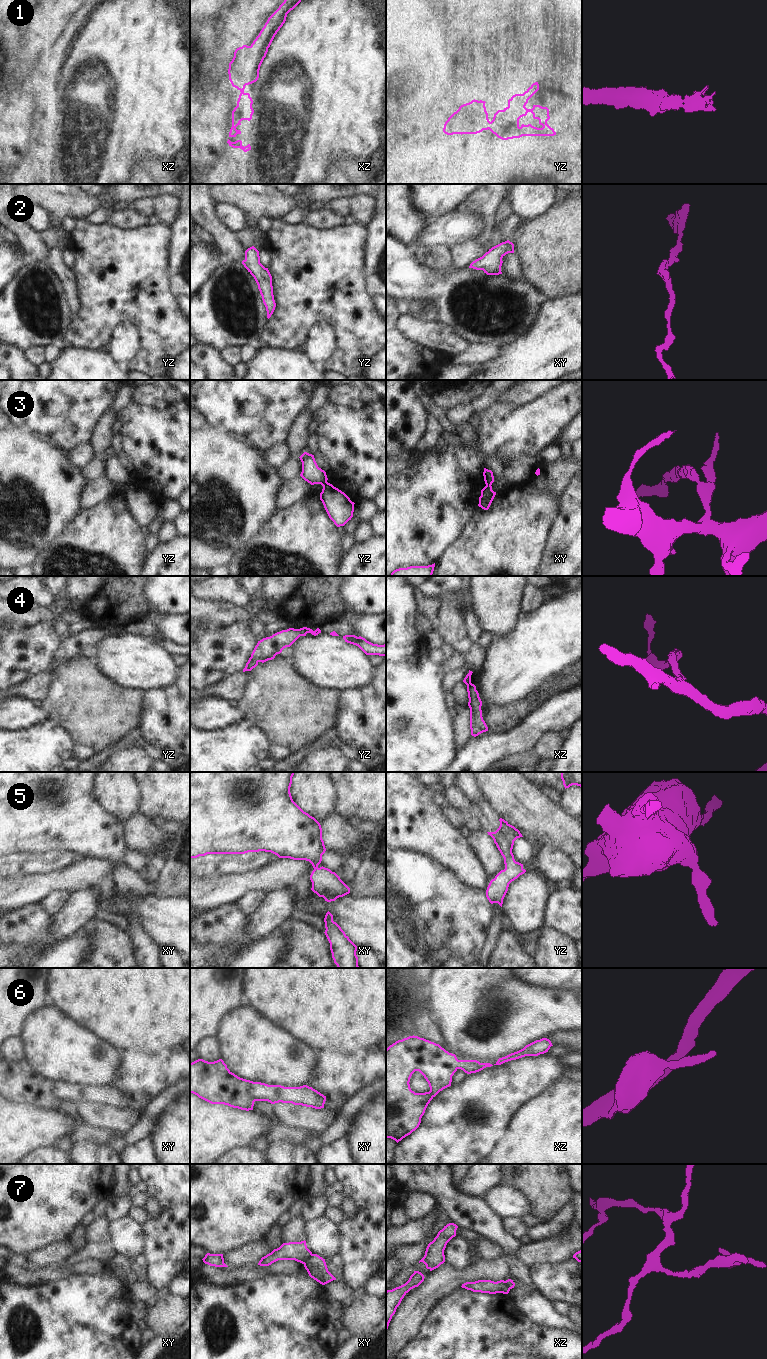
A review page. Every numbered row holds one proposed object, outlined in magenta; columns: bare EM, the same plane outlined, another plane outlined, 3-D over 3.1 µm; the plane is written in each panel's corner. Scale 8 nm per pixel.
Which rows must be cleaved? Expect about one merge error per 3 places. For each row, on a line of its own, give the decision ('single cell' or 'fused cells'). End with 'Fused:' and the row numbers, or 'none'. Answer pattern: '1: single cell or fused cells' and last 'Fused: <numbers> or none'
1: single cell
2: single cell
3: fused cells
4: single cell
5: single cell
6: single cell
7: fused cells
Fused: 3, 7

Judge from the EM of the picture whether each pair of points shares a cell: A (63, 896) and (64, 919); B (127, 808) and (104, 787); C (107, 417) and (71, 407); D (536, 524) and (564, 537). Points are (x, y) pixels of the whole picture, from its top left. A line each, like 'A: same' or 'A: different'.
A: different
B: same
C: different
D: different

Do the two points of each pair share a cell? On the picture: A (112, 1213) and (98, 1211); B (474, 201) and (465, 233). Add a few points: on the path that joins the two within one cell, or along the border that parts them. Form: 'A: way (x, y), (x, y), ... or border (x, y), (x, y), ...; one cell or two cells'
A: border (124, 1199), (113, 1199), (107, 1205), (104, 1214); two cells
B: border (466, 209), (481, 217), (483, 231), (480, 234); two cells

